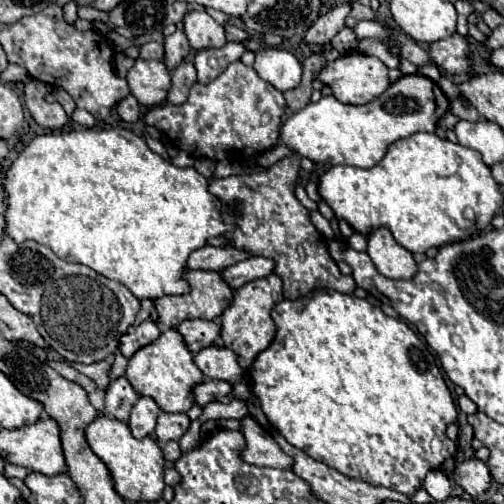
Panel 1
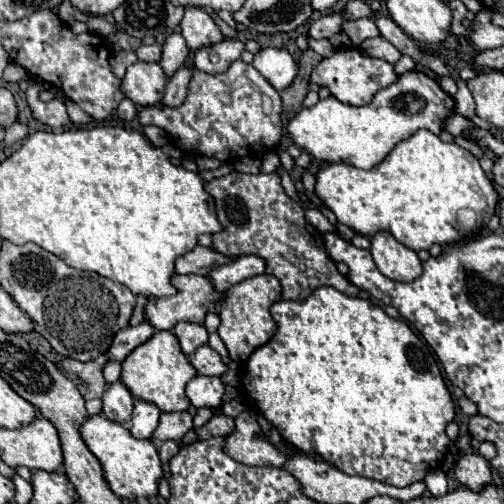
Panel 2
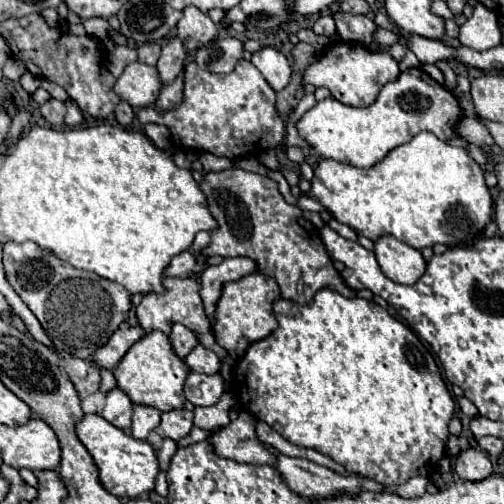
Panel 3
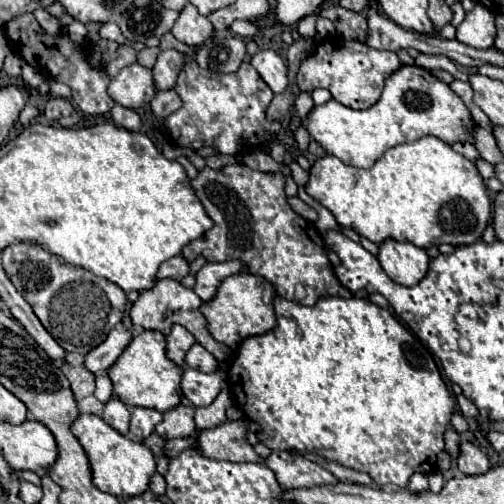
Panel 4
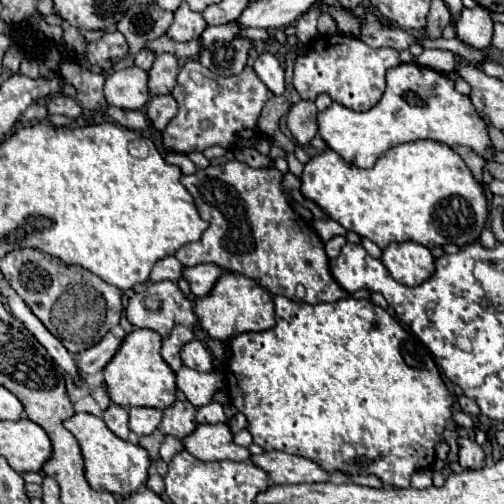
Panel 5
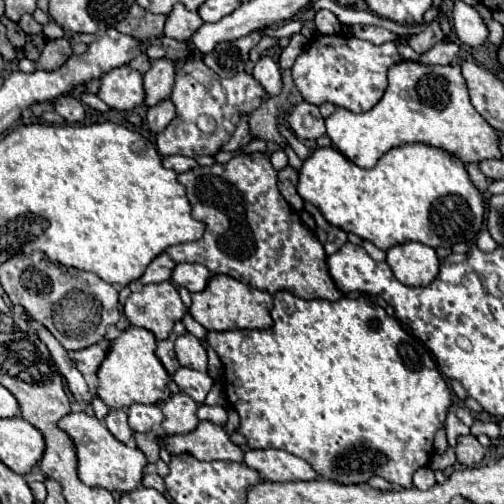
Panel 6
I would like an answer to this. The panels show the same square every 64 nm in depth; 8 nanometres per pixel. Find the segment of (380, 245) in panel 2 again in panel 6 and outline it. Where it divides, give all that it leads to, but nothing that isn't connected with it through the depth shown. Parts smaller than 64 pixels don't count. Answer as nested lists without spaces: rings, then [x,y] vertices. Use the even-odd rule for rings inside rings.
[[[404,242],[386,252],[394,276],[406,286],[428,286],[440,272],[436,250],[420,242]]]

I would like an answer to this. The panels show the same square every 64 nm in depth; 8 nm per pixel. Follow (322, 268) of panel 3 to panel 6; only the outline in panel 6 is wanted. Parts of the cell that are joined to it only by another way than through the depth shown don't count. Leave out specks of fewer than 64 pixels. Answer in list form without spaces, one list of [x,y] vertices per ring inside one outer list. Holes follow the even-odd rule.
[[[264,152],[236,156],[228,164],[196,166],[178,174],[178,182],[186,188],[192,216],[206,228],[200,240],[170,246],[166,254],[174,262],[204,264],[212,274],[228,274],[270,294],[290,290],[302,298],[340,300],[342,292],[328,272],[324,246],[282,198],[276,176],[278,172]]]

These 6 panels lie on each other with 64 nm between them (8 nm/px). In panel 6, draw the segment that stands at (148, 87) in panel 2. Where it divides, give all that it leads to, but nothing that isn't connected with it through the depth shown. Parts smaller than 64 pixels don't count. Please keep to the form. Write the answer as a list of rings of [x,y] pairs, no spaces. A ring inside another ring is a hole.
[[[130,66],[114,68],[100,78],[96,96],[114,110],[132,110],[144,102],[142,74]]]

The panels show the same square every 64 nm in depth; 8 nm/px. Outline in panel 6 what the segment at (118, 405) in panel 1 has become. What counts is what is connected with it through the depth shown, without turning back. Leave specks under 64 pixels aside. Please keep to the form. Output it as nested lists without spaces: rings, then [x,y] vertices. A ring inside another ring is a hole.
[[[110,410],[104,422],[106,422],[106,428],[110,430],[110,434],[116,440],[128,444],[128,440],[132,438],[132,430],[128,426],[128,414],[126,414],[126,410]]]

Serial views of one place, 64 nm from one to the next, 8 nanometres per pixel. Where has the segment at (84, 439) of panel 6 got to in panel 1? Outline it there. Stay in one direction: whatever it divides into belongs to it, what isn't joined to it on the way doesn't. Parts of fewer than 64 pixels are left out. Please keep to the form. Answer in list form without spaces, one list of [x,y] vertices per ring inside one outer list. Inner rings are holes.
[[[98,416],[92,424],[88,424],[86,432],[86,440],[92,448],[92,452],[106,464],[106,468],[110,470],[110,476],[114,480],[114,488],[116,492],[130,502],[154,502],[162,498],[162,490],[164,490],[164,458],[162,458],[162,450],[156,444],[156,440],[152,436],[146,438],[134,438],[128,424],[108,418],[108,416]]]

